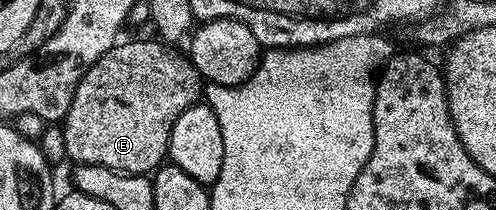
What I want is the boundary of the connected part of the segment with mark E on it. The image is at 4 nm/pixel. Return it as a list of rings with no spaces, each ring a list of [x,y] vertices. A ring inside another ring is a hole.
[[[151,39],[128,40],[125,44],[117,42],[112,45],[109,52],[102,54],[102,58],[98,58],[98,62],[91,64],[84,72],[84,77],[78,82],[78,86],[74,90],[74,98],[70,102],[70,110],[64,115],[62,121],[62,127],[64,127],[64,152],[72,159],[71,163],[73,165],[97,164],[98,166],[106,166],[115,172],[126,172],[129,176],[143,176],[155,173],[156,169],[165,163],[174,122],[178,122],[178,114],[182,114],[182,110],[194,106],[201,99],[202,77],[200,71],[192,65],[192,61],[187,55],[181,54],[179,56],[176,50],[165,46],[159,39]]]

